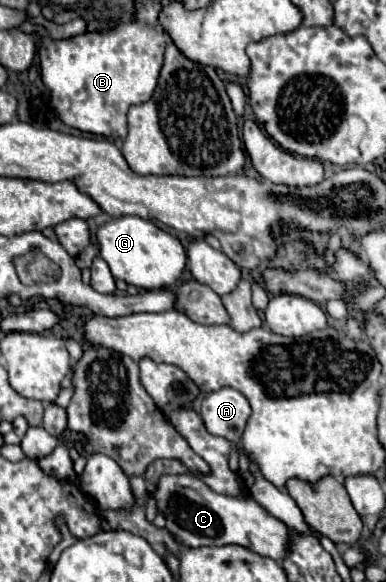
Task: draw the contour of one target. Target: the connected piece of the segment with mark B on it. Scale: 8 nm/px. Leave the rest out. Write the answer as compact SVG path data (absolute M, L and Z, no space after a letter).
M130 20L130 24L118 24L100 32L84 32L70 38L54 40L42 36L40 40L40 76L51 93L51 101L66 126L76 130L98 134L98 136L120 136L128 134L126 112L132 104L146 102L158 82L158 74L164 62L164 48L170 42L168 36L154 36L152 28L144 28L142 20Z

